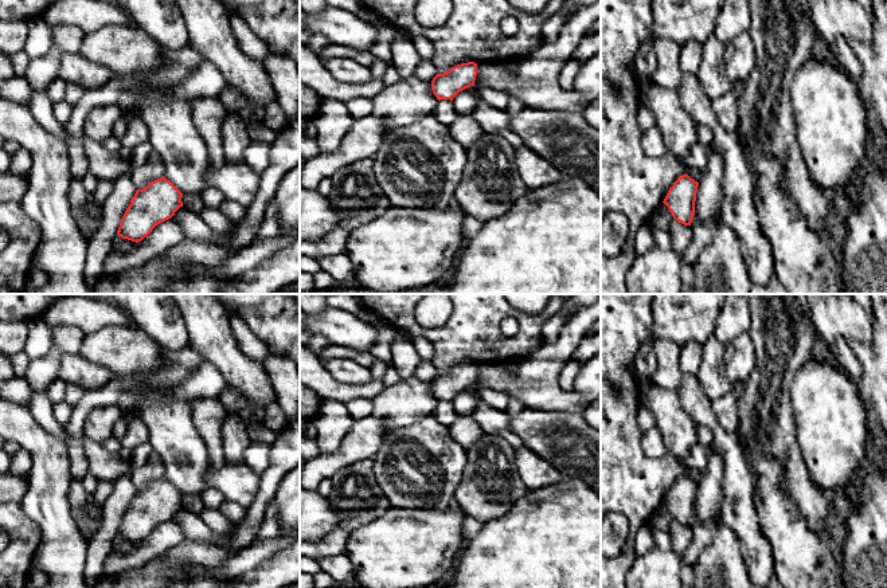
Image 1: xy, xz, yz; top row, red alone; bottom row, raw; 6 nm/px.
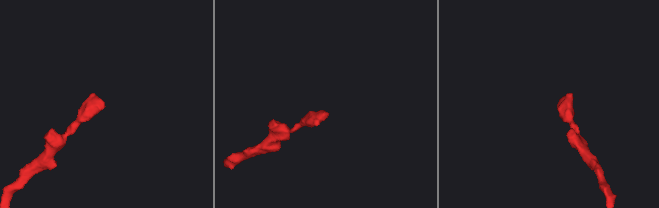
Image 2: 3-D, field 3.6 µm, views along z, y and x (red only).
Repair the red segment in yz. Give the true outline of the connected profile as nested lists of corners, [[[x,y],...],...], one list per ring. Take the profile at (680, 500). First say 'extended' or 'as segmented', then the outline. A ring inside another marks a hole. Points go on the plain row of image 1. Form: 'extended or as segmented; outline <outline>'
as segmented; outline [[[685,474],[673,483],[663,502],[673,520],[684,526],[692,524],[698,487],[699,483]]]

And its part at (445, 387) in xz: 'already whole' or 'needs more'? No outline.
already whole

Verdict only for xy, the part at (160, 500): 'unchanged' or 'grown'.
unchanged

